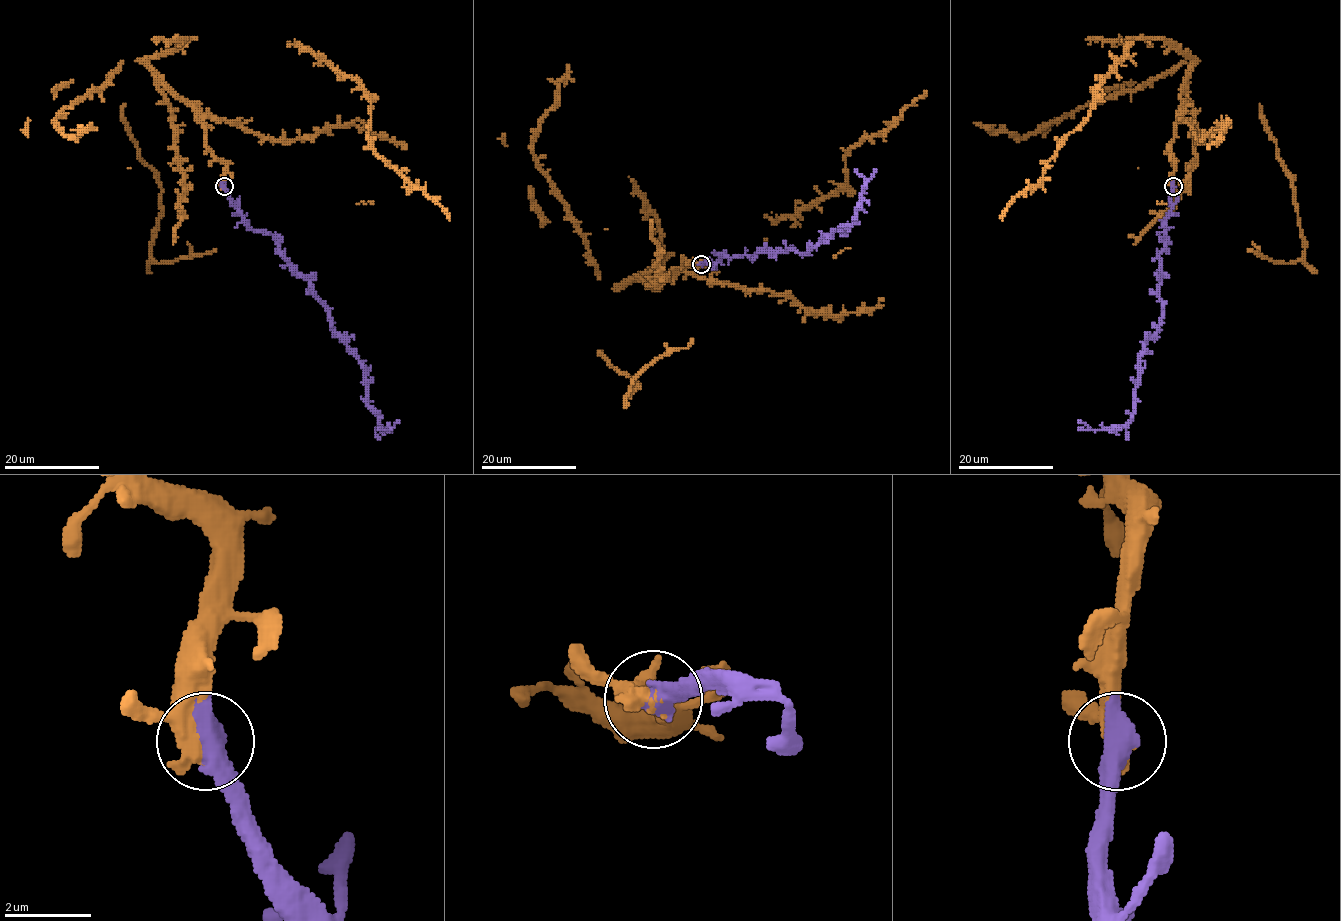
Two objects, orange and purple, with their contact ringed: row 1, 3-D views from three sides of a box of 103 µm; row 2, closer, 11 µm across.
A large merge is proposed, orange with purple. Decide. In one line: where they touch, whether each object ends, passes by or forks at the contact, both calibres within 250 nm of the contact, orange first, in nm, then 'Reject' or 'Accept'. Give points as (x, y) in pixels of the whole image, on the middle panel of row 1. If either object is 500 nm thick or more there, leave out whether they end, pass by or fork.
Place: (701, 264). Thickness 360 nm (orange) against 750 nm. Accept

